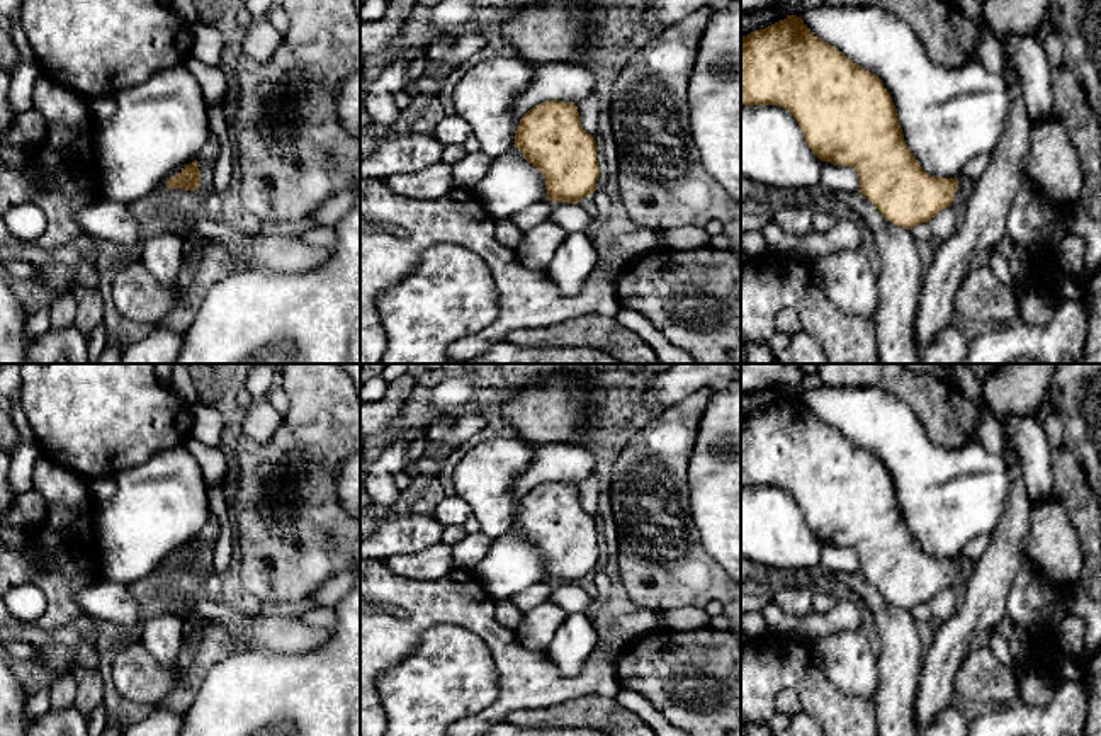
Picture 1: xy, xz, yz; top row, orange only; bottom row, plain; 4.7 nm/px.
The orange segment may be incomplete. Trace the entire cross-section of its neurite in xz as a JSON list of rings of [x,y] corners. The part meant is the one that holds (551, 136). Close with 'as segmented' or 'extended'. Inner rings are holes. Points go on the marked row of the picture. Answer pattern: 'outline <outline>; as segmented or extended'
outline [[[549,100],[532,107],[520,119],[513,143],[544,175],[549,201],[574,204],[596,190],[595,136],[583,129],[573,102]]]; as segmented

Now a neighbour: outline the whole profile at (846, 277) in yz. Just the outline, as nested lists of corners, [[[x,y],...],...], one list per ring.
[[[861,248],[821,257],[812,270],[816,282],[838,308],[860,318],[875,318],[880,279]]]

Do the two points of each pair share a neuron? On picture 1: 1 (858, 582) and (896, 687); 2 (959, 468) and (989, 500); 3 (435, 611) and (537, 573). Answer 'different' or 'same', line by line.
1: same
2: same
3: different

